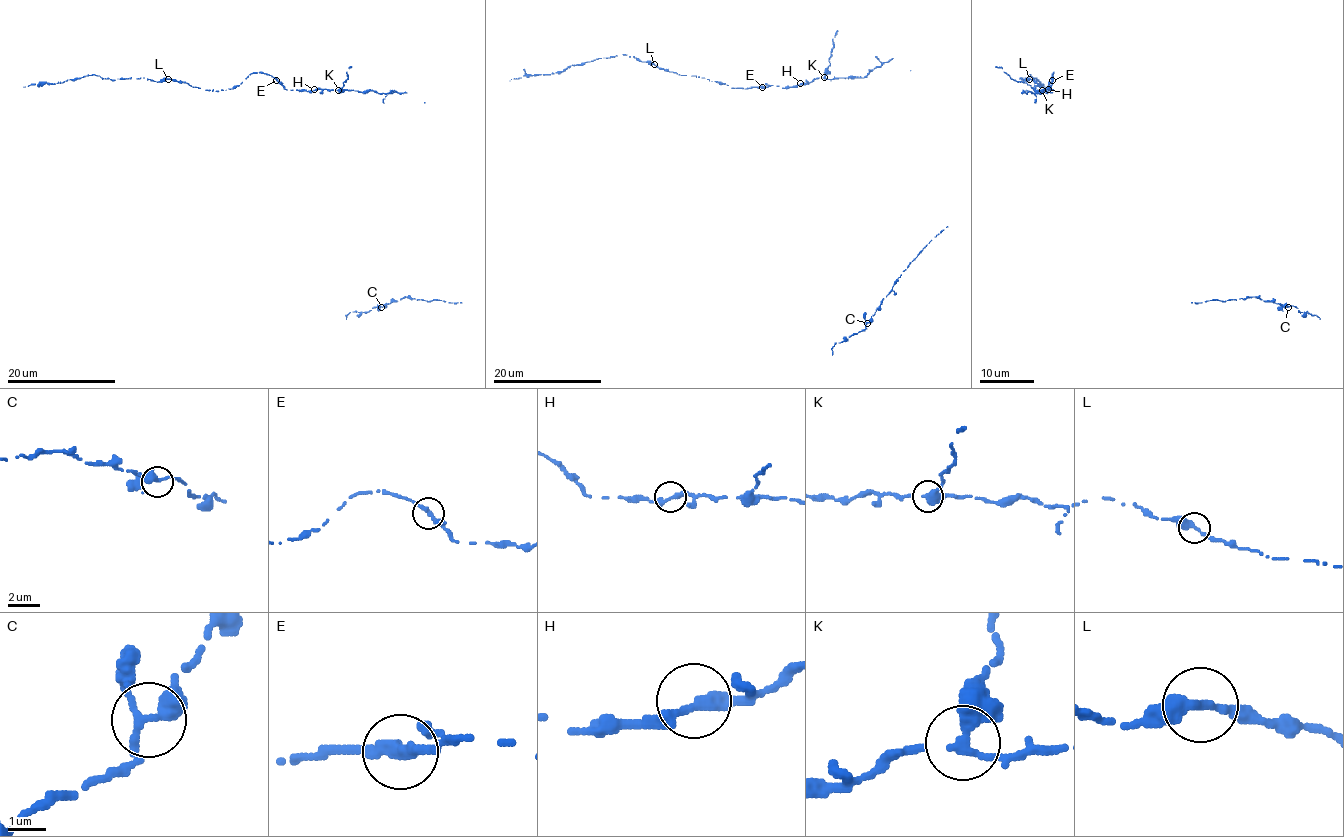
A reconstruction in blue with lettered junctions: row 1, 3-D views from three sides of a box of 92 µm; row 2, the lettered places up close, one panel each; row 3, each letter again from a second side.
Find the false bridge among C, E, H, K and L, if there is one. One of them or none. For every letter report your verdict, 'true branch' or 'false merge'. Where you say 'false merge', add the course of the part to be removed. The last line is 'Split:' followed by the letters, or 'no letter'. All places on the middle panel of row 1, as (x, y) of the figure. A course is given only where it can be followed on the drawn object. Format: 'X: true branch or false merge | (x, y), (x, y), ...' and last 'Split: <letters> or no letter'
C: true branch
E: true branch
H: true branch
K: false merge | (824, 77), (834, 46), (832, 39), (838, 31)
L: true branch
Split: K

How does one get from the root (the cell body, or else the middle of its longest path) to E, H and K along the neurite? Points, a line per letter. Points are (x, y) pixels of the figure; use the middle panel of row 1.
E: (890, 59), (875, 66), (863, 78), (815, 78), (805, 85), (762, 87)
H: (890, 59), (875, 66), (863, 78), (815, 78), (800, 83)
K: (890, 59), (875, 66), (863, 78), (827, 79), (824, 77)

